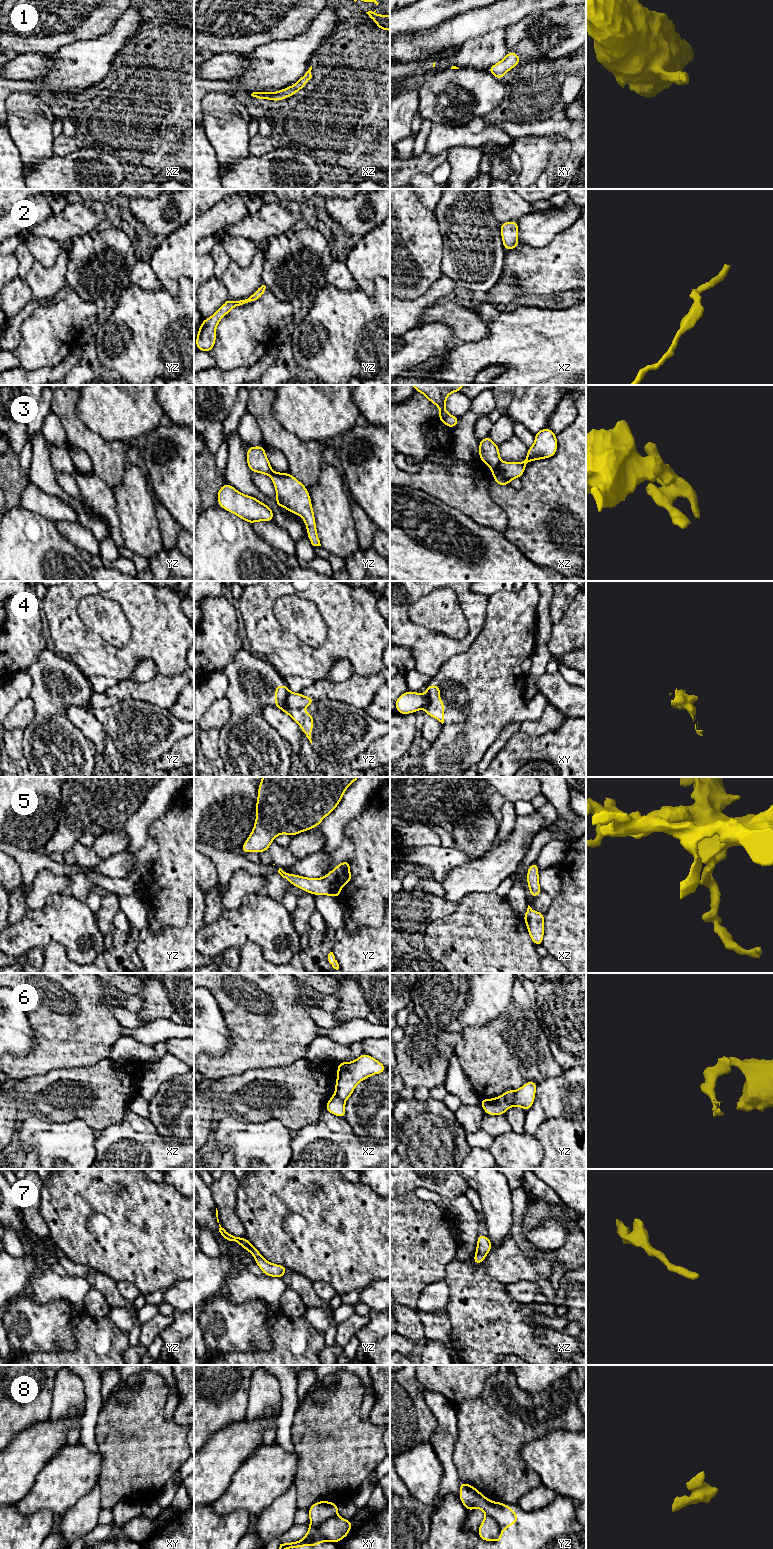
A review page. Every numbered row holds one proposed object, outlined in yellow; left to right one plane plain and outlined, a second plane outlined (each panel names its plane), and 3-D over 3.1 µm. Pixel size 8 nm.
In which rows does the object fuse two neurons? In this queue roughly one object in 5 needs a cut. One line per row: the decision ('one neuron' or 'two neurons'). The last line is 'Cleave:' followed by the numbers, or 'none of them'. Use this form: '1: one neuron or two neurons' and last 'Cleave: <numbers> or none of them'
1: one neuron
2: one neuron
3: two neurons
4: two neurons
5: one neuron
6: two neurons
7: one neuron
8: two neurons
Cleave: 3, 4, 6, 8

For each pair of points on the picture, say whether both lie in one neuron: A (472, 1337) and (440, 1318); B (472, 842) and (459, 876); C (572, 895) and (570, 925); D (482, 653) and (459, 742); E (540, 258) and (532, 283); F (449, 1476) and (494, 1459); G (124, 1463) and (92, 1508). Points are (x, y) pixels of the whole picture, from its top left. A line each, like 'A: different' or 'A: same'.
A: different
B: different
C: same
D: same
E: same
F: different
G: different

